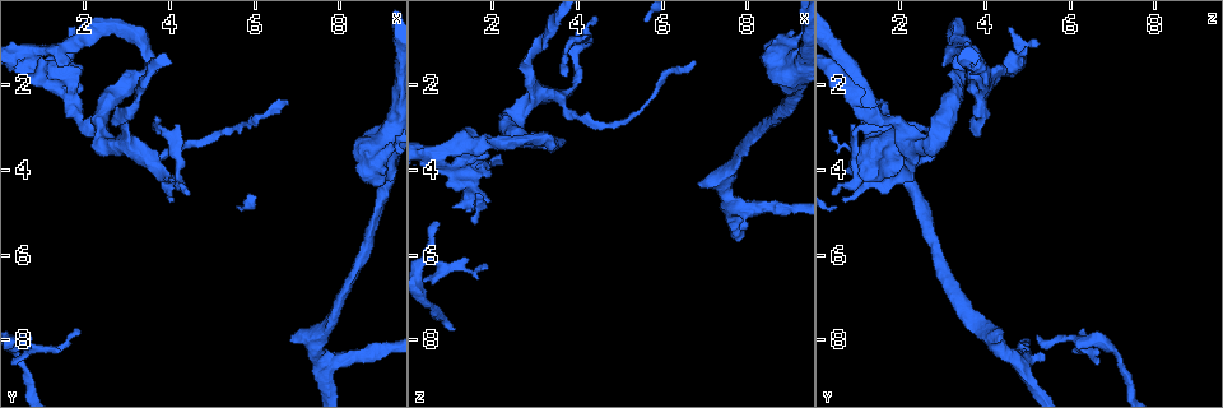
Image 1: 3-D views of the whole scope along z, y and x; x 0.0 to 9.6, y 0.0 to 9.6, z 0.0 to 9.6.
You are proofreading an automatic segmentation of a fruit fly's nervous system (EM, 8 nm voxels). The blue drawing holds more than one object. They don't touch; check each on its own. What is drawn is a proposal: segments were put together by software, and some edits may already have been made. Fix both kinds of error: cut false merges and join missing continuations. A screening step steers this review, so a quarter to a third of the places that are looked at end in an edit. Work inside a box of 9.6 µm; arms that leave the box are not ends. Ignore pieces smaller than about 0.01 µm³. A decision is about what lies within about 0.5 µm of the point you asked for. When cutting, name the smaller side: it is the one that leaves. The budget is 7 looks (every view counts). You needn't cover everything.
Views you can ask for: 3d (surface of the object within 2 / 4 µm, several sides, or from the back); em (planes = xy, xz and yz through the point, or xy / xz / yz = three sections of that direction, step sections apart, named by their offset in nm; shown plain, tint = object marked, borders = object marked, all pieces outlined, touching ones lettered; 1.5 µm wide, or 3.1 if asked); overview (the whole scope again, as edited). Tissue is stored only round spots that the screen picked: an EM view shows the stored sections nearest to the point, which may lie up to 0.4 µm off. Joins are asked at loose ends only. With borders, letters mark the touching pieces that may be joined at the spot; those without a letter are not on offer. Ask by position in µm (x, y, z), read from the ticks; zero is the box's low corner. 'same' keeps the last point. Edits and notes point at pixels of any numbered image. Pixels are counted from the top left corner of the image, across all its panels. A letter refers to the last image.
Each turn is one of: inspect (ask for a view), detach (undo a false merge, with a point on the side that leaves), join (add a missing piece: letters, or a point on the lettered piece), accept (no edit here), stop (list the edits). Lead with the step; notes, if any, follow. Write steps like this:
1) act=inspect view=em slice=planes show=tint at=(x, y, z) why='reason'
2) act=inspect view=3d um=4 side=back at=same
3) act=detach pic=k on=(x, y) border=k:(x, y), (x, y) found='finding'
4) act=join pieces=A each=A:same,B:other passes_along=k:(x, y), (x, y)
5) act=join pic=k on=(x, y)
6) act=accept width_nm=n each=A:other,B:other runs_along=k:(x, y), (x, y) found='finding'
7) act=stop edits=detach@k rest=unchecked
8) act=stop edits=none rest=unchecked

act=inspect view=em slice=yz step=8 show=borders at=(0.70, 7.95, 5.25) why='an open end'

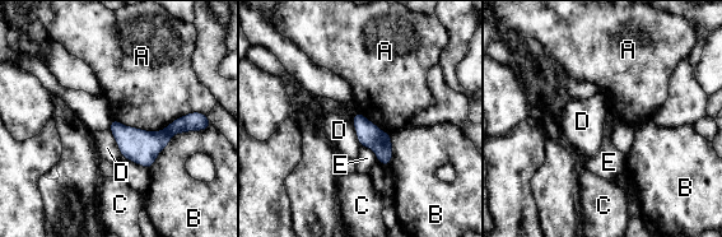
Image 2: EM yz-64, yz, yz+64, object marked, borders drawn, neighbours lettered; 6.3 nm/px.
act=inspect view=em slice=planes show=borders at=same why='cut it another way'

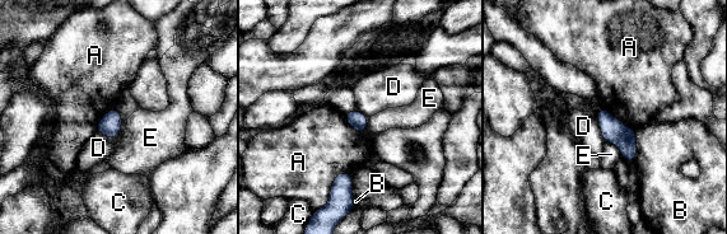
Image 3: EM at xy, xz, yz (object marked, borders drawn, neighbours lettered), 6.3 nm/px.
act=accept each=A:other,B:other,C:other,D:other,E:other border=3:(116, 108), (121, 130), (110, 140) found='no lettered piece goes on from it'

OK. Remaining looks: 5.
act=inspect view=3d um=2 at=(3.75, 2.95, 1.85) why='free end'

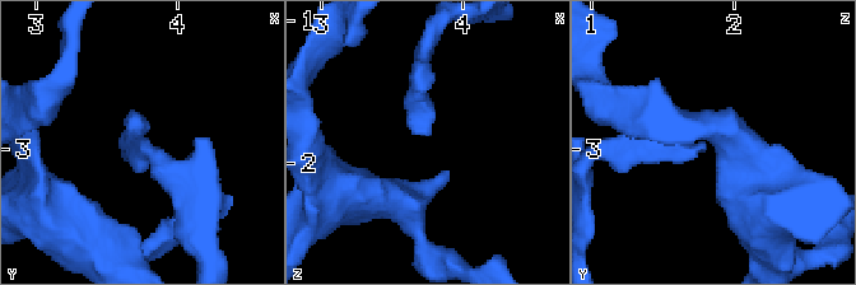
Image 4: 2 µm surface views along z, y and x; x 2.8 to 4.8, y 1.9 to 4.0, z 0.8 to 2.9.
act=inspect view=em slice=planes show=borders at=(3.72, 2.94, 1.78)

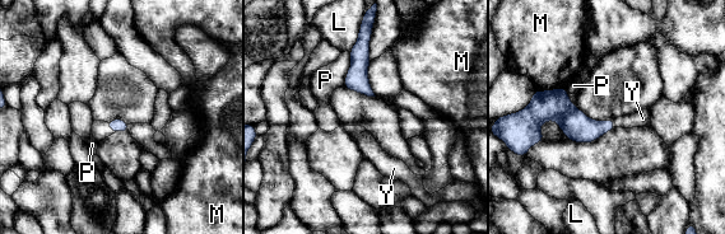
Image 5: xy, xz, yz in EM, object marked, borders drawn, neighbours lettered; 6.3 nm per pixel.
act=join pieces=Y each=L:other,M:other,P:other,Y:same found='it goes on there'

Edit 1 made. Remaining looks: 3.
act=inspect view=3d um=2 side=back at=(6.80, 2.35, 1.40) why='tapers out'

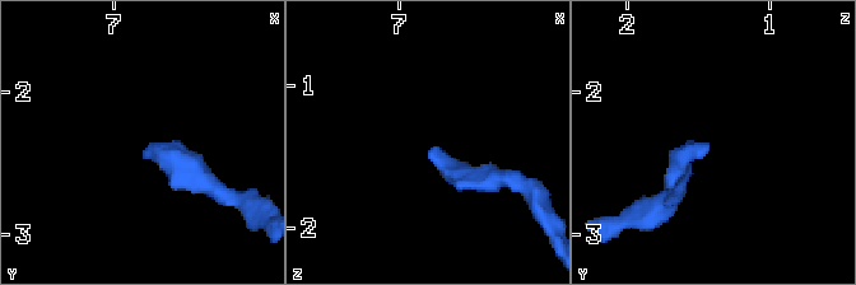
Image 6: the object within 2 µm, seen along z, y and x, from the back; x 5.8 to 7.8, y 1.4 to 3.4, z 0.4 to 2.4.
act=inspect view=em slice=xz step=8 show=tint at=(6.74, 2.36, 1.42)

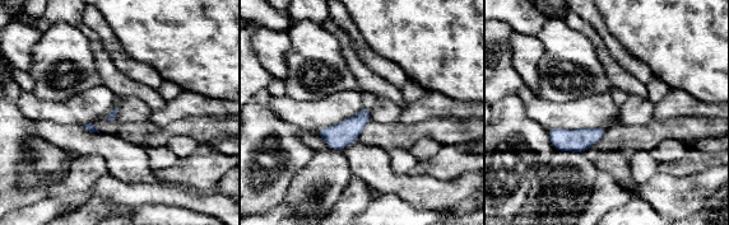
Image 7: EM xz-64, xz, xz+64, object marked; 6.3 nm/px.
act=inspect view=em slice=planes show=borders at=same why='another direction'

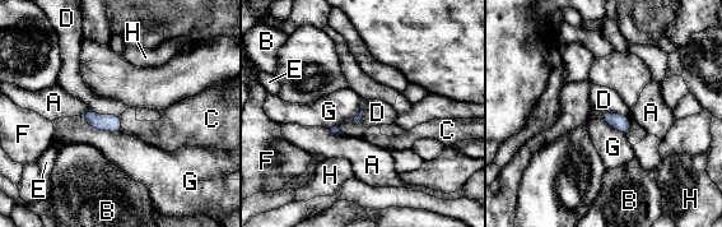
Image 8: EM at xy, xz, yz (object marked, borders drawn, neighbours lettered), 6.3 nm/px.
act=accept each=A:other,B:other,C:other,D:other,E:other,F:other,G:other,H:other border=8:(88, 109), (99, 114), (119, 115) found='none of them fits'

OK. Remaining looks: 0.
act=stop edits=join@5 rest=unchecked

